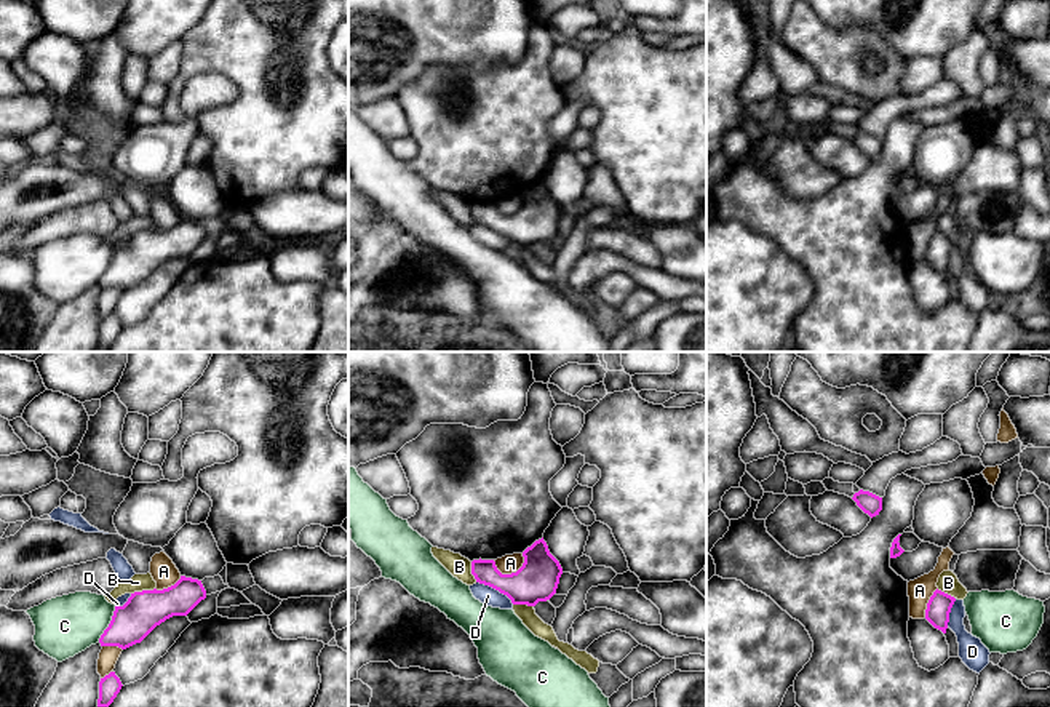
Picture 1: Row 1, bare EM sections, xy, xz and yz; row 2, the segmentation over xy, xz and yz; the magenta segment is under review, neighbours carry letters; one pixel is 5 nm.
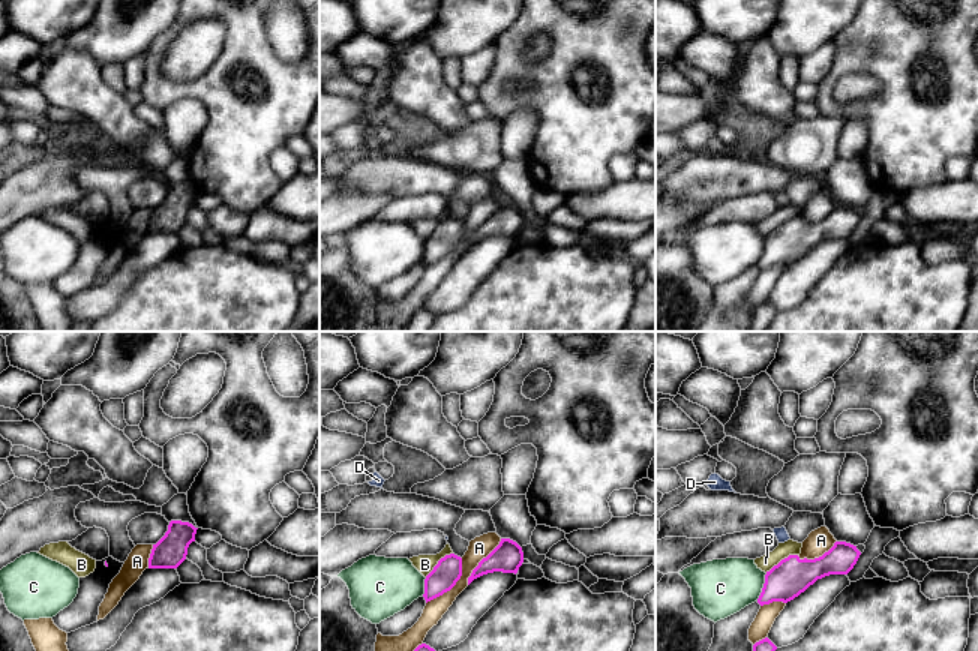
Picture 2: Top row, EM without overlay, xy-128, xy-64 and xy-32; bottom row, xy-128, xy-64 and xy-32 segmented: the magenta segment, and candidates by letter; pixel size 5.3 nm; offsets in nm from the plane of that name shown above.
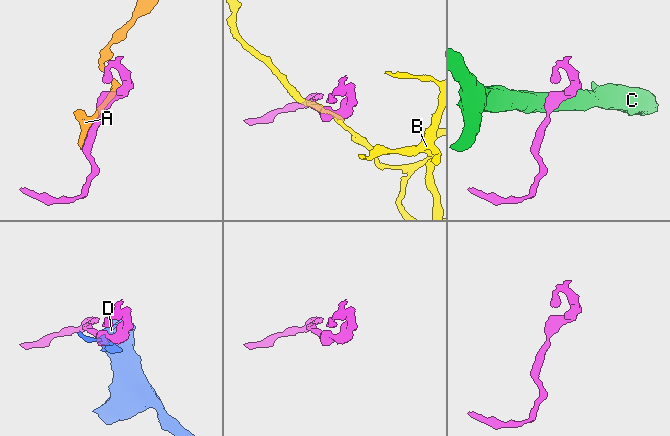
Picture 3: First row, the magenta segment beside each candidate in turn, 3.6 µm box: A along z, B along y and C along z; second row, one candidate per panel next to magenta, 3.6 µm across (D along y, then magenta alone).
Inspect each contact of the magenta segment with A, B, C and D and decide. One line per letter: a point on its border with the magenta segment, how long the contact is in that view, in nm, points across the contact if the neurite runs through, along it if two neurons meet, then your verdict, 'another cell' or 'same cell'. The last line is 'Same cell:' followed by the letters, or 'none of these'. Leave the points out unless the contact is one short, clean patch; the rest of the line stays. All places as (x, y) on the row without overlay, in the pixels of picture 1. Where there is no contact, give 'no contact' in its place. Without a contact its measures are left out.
A: contact xz (509, 216); length 170 nm; same cell
B: contact xy (143, 232); length 120 nm; border xy (154, 229), (131, 235); another cell
C: contact xy (109, 266); length 200 nm; border xy (115, 248), (111, 264), (98, 283); another cell
D: contact xz (496, 231); length 220 nm; border xz (477, 223), (497, 231), (513, 245); another cell
Same cell: A

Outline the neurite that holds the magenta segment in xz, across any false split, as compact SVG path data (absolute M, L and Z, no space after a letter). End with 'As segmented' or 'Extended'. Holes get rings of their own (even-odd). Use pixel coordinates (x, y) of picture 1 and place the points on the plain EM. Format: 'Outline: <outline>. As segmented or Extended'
Outline: M542 179L523 195L473 202L471 216L476 224L507 237L513 246L535 248L556 235L563 210Z. Extended

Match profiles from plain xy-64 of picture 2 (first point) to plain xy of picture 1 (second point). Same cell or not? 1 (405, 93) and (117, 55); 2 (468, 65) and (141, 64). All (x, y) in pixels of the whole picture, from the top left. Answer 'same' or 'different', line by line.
1: same
2: different

